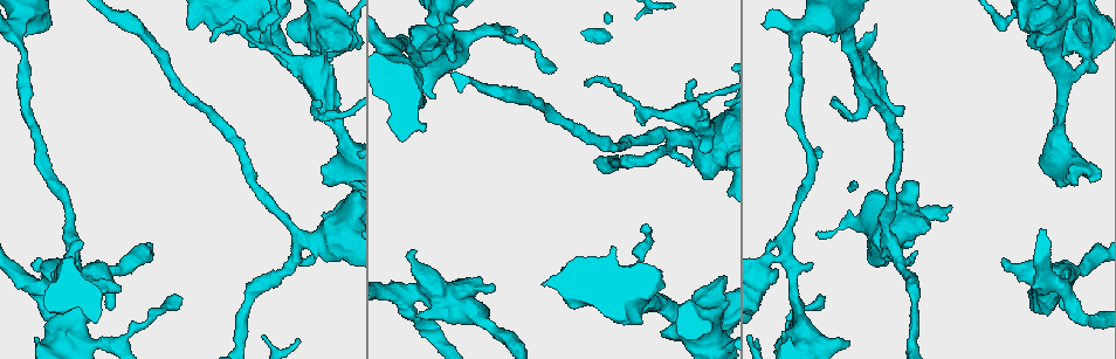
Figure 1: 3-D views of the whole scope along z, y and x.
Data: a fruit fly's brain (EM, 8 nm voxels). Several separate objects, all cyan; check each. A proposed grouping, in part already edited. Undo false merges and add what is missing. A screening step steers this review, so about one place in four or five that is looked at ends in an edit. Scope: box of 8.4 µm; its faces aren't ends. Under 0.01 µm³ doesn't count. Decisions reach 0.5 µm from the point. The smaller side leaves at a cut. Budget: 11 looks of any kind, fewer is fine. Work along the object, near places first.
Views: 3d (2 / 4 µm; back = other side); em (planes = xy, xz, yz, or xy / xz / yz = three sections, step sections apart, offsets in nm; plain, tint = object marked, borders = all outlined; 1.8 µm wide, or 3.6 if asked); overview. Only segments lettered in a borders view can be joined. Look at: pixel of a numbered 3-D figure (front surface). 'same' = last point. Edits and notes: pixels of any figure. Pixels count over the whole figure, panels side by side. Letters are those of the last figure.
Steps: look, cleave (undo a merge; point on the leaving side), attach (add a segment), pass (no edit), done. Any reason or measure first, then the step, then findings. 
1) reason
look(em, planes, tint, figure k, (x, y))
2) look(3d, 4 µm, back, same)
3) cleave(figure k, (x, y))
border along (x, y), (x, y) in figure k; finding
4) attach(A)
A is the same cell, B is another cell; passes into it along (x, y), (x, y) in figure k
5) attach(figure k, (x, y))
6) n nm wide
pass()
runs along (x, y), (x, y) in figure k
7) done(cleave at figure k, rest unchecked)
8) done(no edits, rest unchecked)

look(em, xz, step 4, borders, figure 1, (916, 254))

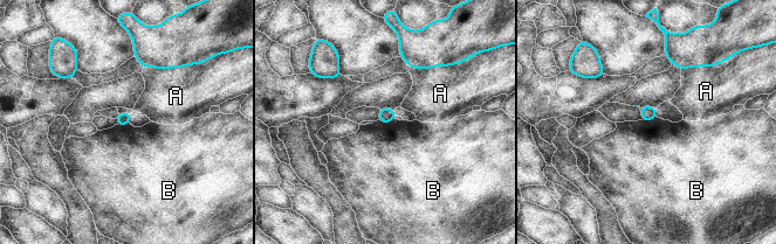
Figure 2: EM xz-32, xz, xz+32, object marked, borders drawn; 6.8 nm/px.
pass()
A and B are other cells; border along (395, 118), (386, 123), (378, 120) in figure 2; no lettered segment goes on from it

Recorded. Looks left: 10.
thin end
look(em, xy, step 4, borders, figure 1, (876, 25))

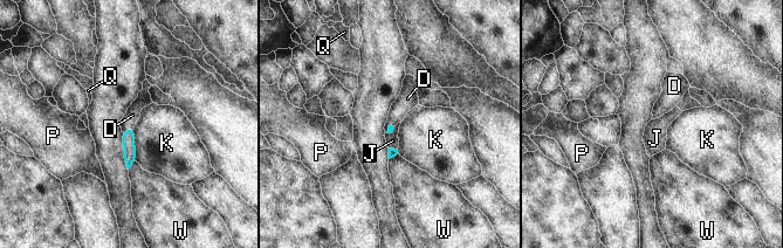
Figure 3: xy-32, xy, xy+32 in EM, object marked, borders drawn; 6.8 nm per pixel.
cut it another way
look(em, planes, borders, same)

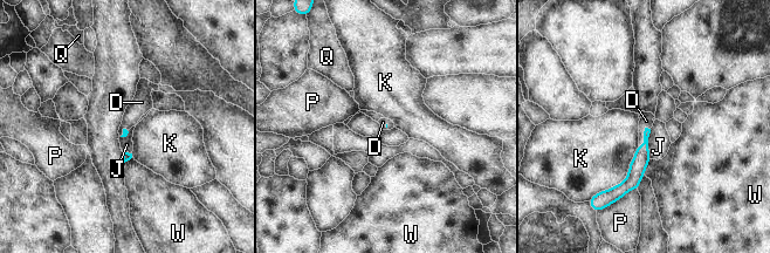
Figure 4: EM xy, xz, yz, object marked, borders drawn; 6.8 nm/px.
attach(D)
D is the same cell, J, K, P, Q and W are other cells; passes into it along (638, 164), (644, 136), (646, 121) in figure 4; it goes on there

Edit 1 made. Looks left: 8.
thick end
look(3d, 2 µm, figure 1, (709, 151))

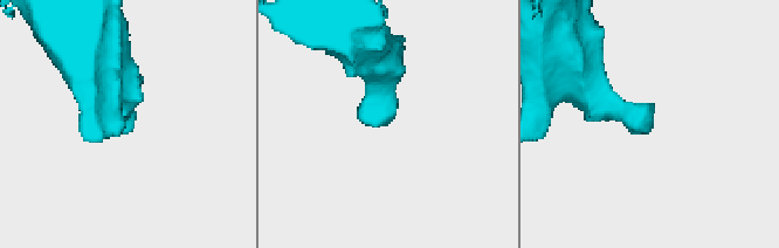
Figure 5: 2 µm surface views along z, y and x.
look(em, yz, step 4, borders, figure 5, (125, 131))

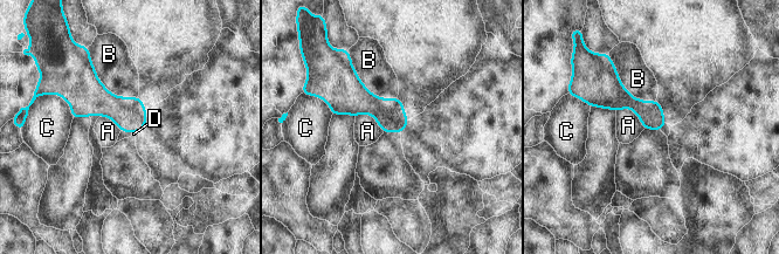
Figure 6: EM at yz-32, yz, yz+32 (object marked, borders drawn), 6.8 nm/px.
B touches over 420 nm
pass()
A, B, C and D are other cells; border along (121, 130), (136, 132) in figure 6; none of them fits

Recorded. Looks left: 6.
free end
look(3d, 2 µm, figure 1, (662, 333))

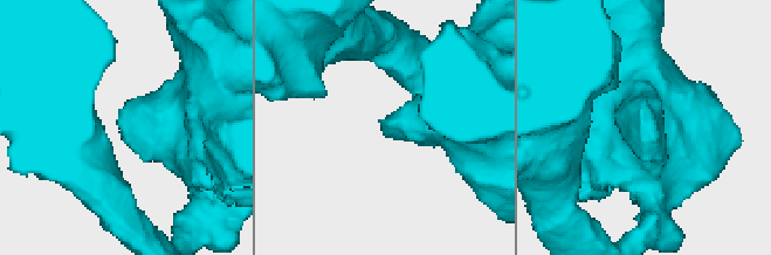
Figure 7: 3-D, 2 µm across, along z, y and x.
shape alone is not enough
look(em, planes, borders, figure 7, (386, 125))

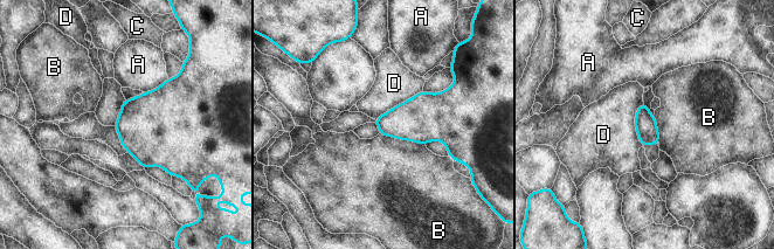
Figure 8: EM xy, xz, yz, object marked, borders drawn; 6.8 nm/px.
pass()
A, B, C and D are other cells; none of them fits

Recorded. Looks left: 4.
done(attach at figure 4, rest unchecked)

